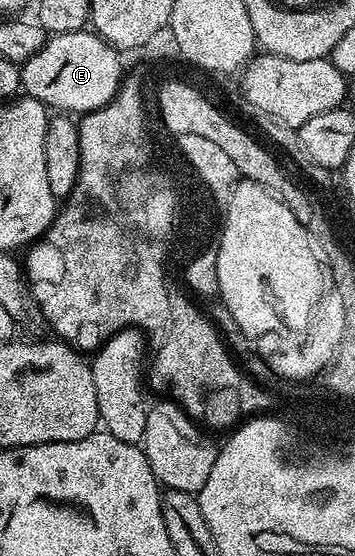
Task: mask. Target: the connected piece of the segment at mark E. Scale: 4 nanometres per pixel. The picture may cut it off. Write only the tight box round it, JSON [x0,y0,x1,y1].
[21,29,125,113]

